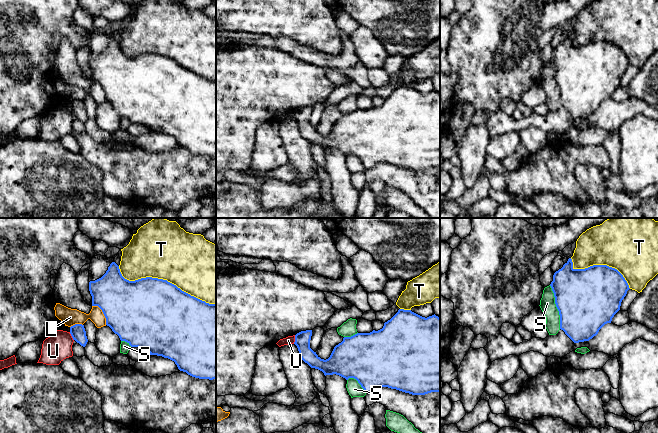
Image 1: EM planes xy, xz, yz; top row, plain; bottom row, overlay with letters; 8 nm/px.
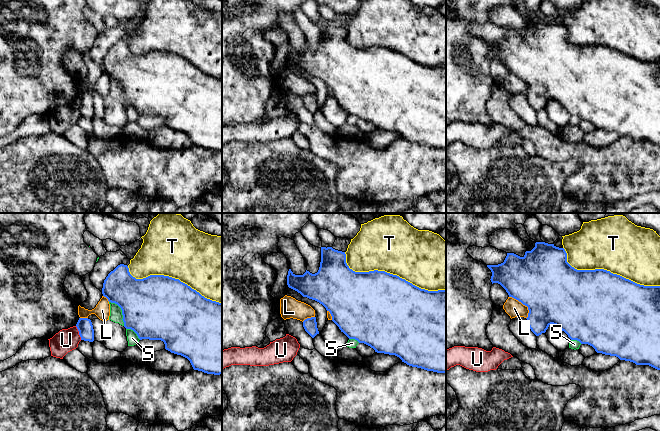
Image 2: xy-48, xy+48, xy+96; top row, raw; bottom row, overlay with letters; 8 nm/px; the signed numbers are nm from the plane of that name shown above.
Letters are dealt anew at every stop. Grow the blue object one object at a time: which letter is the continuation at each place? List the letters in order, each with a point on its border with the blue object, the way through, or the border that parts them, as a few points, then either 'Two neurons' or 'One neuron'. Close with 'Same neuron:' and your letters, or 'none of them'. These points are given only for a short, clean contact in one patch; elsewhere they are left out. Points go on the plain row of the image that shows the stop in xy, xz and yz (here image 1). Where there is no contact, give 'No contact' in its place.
L: Touches blue at xy (103, 89). Two neurons
S: Touches blue at yz (556, 82). Two neurons
T: Touches blue at xy (164, 56). Two neurons
U: Touches blue at xz (295, 115). Boundary: xz (295, 111), (293, 119). Two neurons
Same neuron: none of them

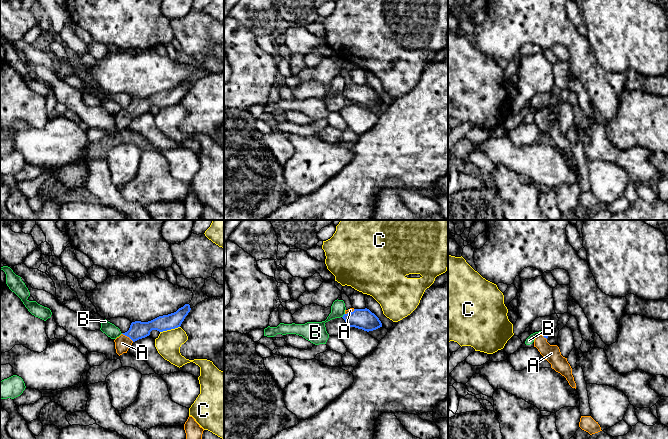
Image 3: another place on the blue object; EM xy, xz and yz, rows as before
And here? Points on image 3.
A: Touches blue at xy (128, 112). Path across: xy (138, 106), (128, 112), (122, 119). One neuron
B: Touches blue at xz (343, 91). Boundary: xz (344, 89), (342, 93). Two neurons
C: Touches blue at xy (169, 105). Two neurons
Same neuron: A

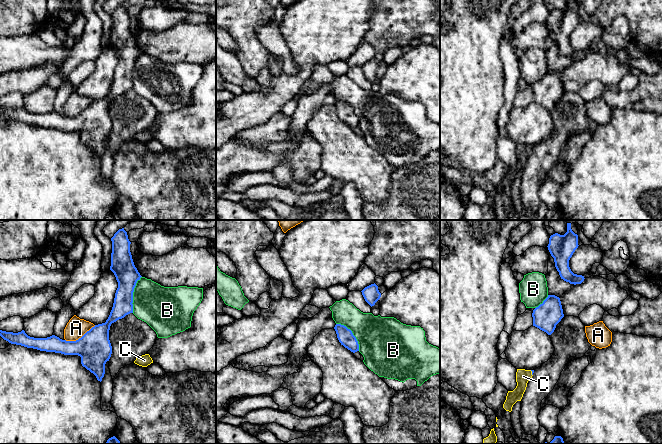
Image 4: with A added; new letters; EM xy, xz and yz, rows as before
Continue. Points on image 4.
A: Touches blue at xy (81, 113). Boundary: xy (95, 101), (77, 115), (65, 116). Two neurons
B: Touches blue at xy (132, 70). Boundary: xy (141, 52), (134, 64), (132, 88). Two neurons
C: Touches blue at yz (532, 149). Two neurons
Same neuron: none of them

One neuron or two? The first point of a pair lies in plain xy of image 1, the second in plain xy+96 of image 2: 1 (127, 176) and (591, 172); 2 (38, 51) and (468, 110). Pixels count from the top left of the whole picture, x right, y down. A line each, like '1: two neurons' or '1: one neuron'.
1: one neuron
2: one neuron

